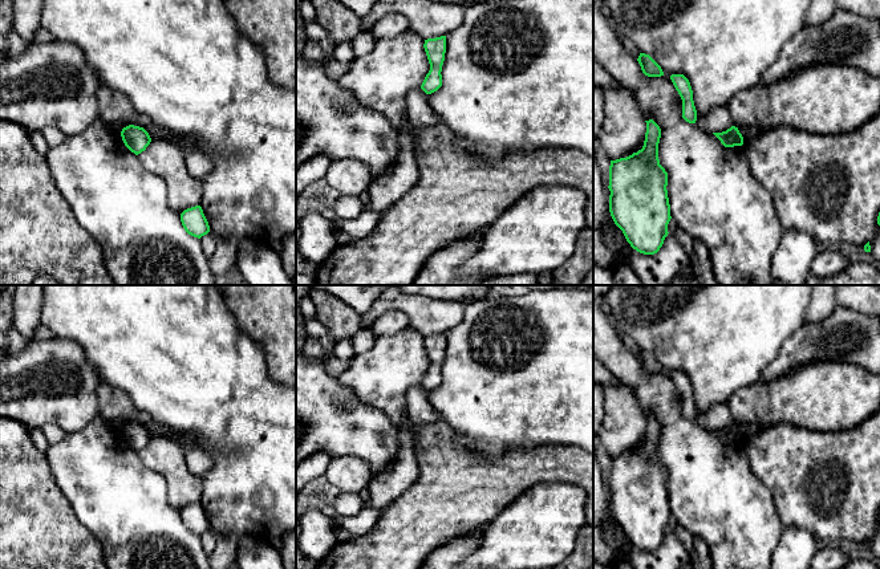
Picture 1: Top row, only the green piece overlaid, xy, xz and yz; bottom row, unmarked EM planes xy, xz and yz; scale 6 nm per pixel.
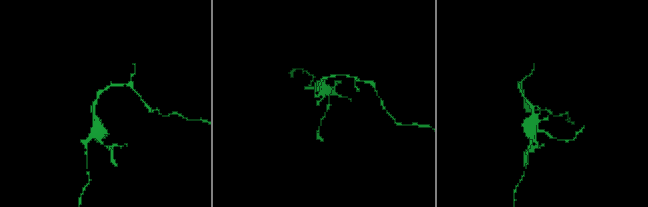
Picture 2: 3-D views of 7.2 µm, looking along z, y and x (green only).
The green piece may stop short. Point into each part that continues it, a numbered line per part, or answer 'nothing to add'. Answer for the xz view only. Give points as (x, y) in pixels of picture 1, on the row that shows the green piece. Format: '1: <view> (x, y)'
nothing to add

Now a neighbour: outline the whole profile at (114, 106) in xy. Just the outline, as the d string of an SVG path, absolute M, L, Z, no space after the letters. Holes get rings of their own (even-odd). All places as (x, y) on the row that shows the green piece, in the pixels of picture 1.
M102 86L97 92L97 99L100 105L100 119L106 125L123 122L127 126L139 126L143 127L154 139L169 139L171 145L179 147L183 153L190 150L199 150L208 157L203 146L196 141L188 137L178 137L173 131L154 125L146 115L135 111L125 94Z

